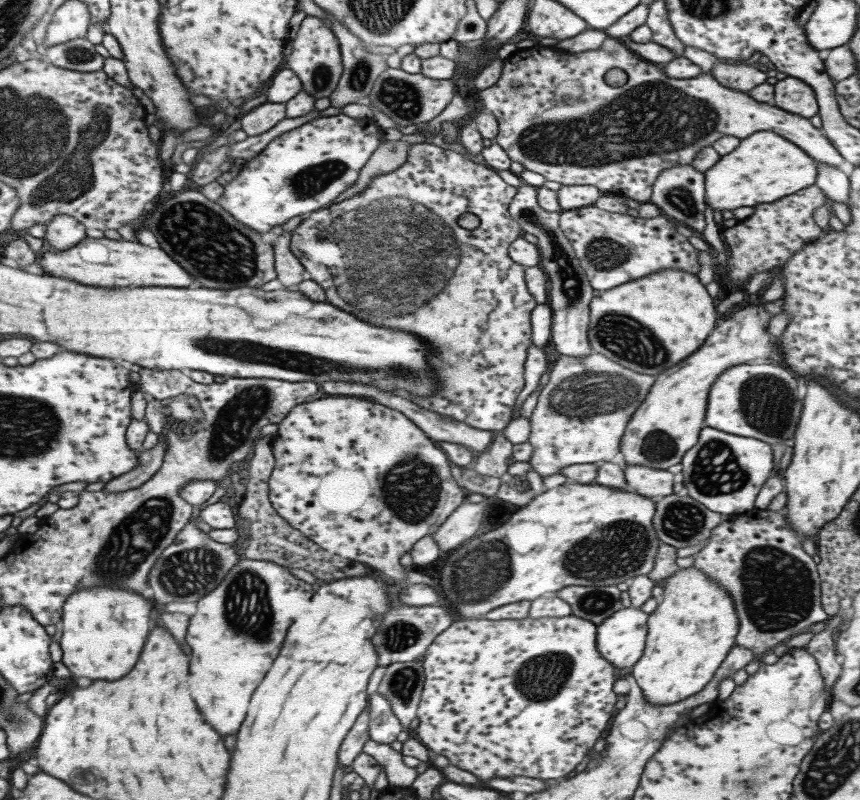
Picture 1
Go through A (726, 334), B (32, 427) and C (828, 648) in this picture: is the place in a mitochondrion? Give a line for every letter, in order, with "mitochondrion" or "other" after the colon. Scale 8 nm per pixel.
A: other
B: mitochondrion
C: other

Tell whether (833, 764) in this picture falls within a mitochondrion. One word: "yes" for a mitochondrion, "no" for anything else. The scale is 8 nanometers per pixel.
yes

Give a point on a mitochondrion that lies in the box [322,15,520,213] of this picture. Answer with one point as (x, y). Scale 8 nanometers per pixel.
(404, 99)

